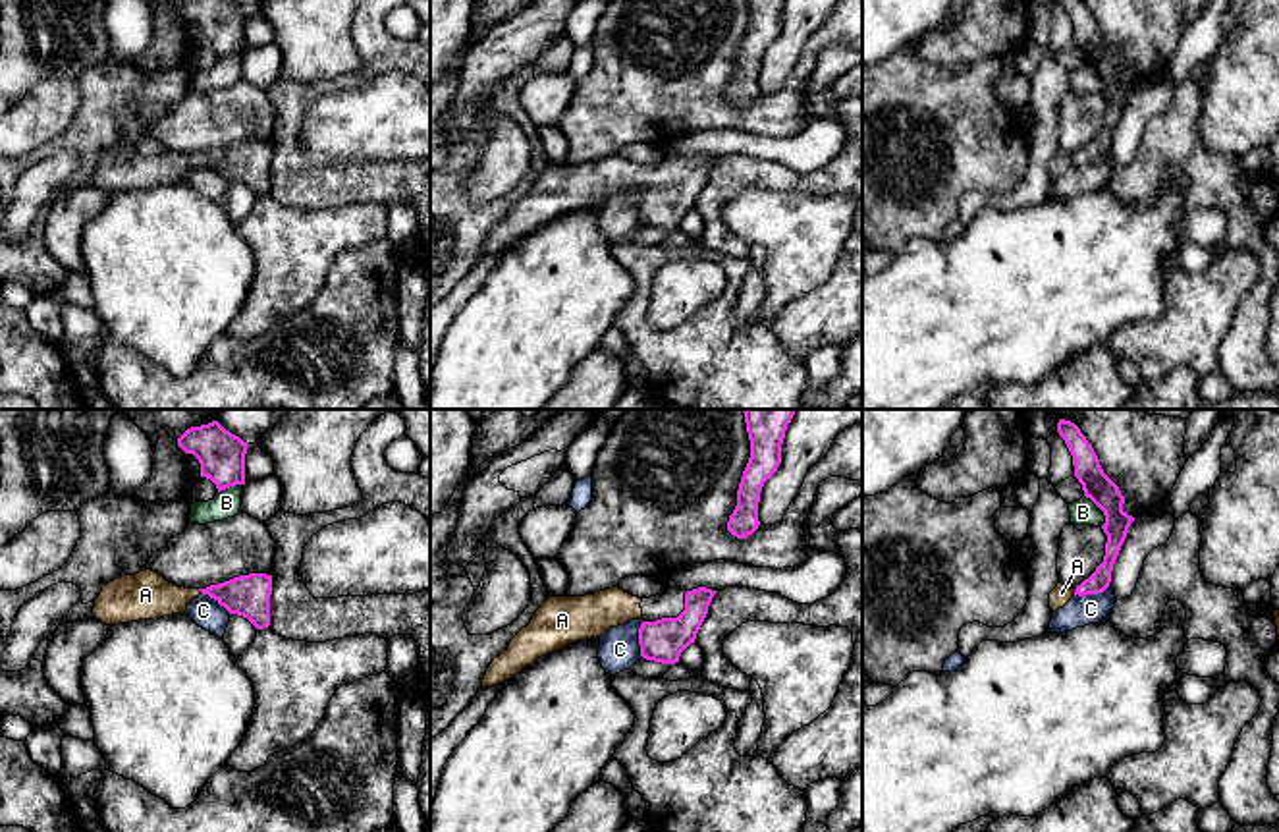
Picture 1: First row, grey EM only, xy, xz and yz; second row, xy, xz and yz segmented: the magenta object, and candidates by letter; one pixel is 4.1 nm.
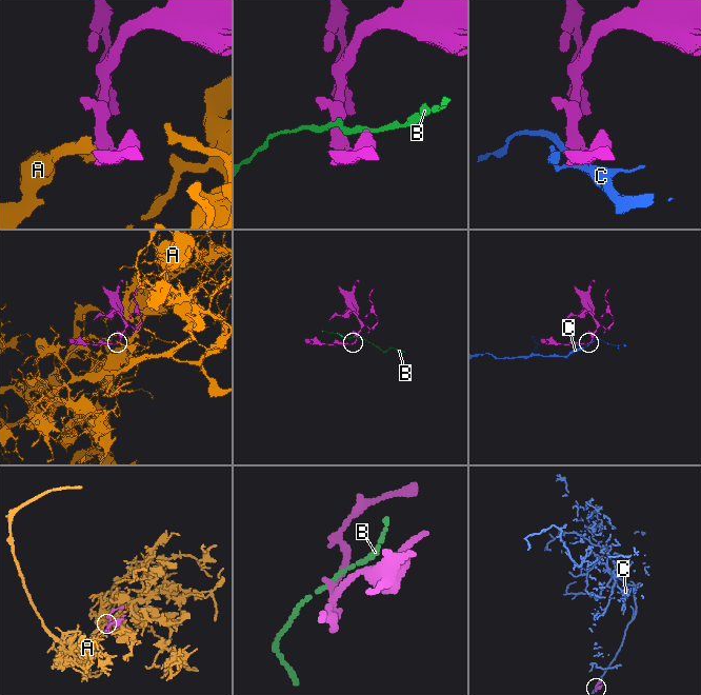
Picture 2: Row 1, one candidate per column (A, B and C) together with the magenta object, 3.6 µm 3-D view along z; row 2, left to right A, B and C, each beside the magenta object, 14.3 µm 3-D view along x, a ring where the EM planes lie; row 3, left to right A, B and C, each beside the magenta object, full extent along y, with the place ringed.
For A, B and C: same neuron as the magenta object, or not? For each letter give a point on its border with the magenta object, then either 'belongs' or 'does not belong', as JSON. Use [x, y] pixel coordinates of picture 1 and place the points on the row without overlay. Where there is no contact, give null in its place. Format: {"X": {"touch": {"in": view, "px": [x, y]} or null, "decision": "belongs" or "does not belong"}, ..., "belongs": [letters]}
{"A": {"touch": {"in": "xy", "px": [201, 159]}, "decision": "belongs"}, "B": {"touch": {"in": "yz", "px": [1100, 76]}, "decision": "does not belong"}, "C": {"touch": {"in": "xz", "px": [639, 207]}, "decision": "does not belong"}, "belongs": ["A"]}

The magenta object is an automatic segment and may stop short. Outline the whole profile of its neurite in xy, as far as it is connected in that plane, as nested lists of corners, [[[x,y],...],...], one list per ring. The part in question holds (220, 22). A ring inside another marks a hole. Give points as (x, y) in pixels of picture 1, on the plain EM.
[[[183,0],[177,14],[201,31],[201,44],[210,46],[218,60],[245,52],[245,21],[249,12],[231,0]]]

